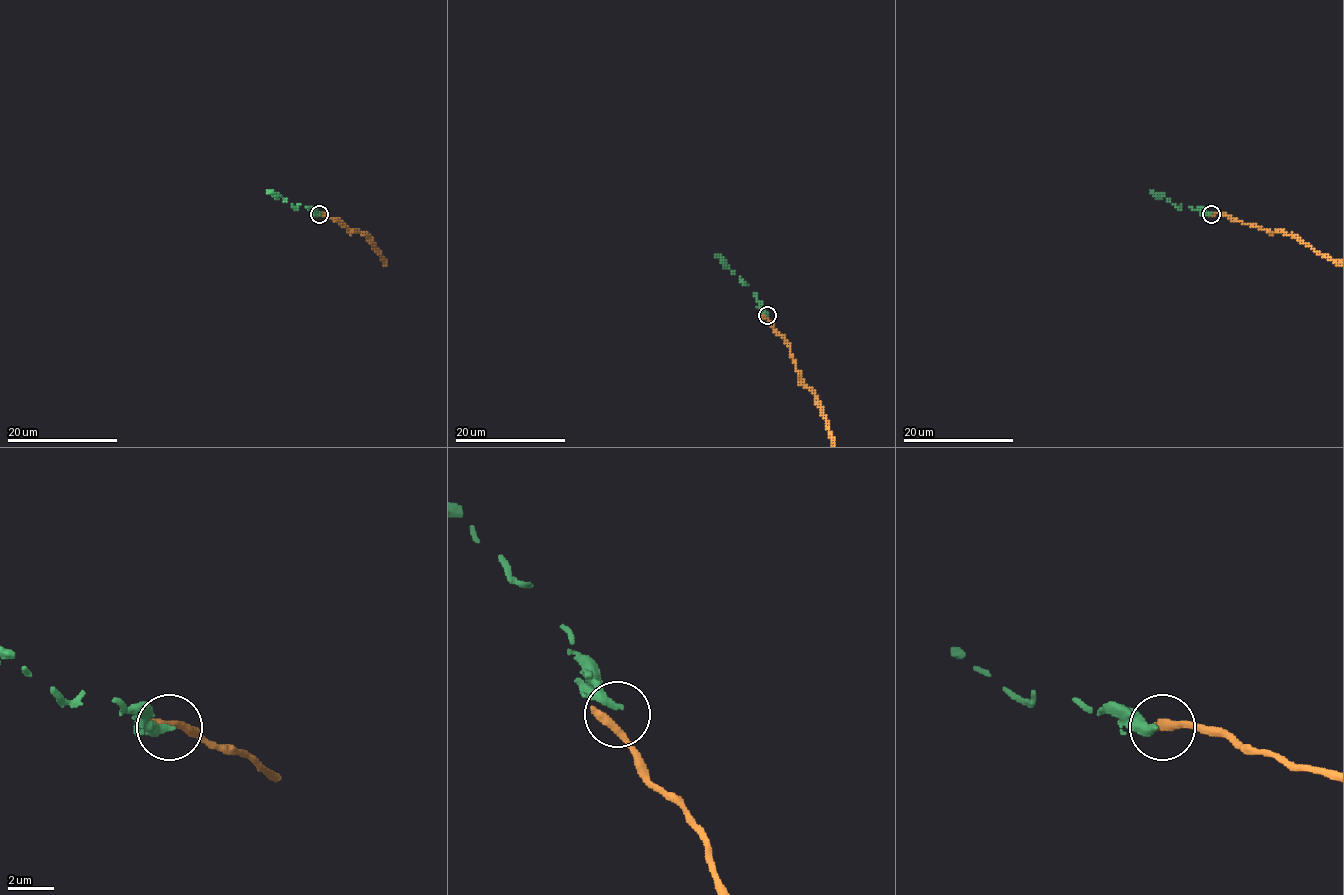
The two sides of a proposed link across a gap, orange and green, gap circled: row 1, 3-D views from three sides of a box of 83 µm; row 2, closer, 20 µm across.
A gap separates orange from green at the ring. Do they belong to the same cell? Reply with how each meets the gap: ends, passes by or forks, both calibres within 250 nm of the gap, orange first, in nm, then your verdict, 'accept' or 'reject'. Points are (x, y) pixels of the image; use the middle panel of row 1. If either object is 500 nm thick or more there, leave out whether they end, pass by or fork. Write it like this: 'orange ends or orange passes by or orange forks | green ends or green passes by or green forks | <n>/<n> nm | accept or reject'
orange ends | green ends | 480/300 nm | reject

